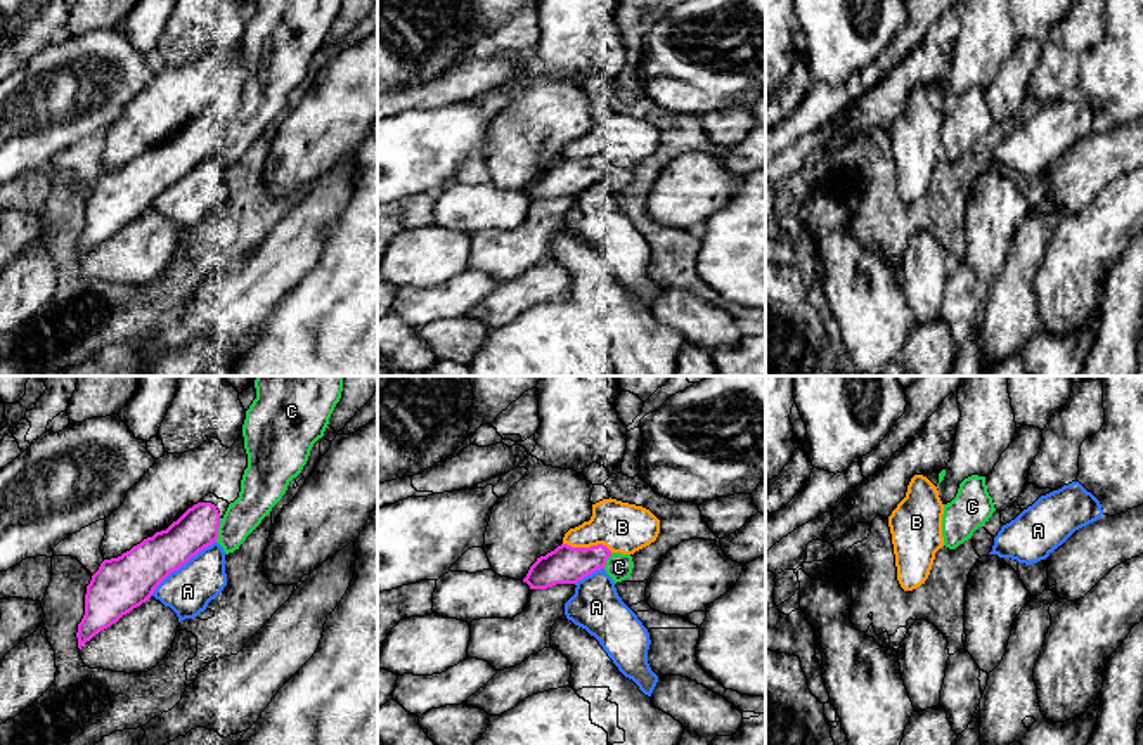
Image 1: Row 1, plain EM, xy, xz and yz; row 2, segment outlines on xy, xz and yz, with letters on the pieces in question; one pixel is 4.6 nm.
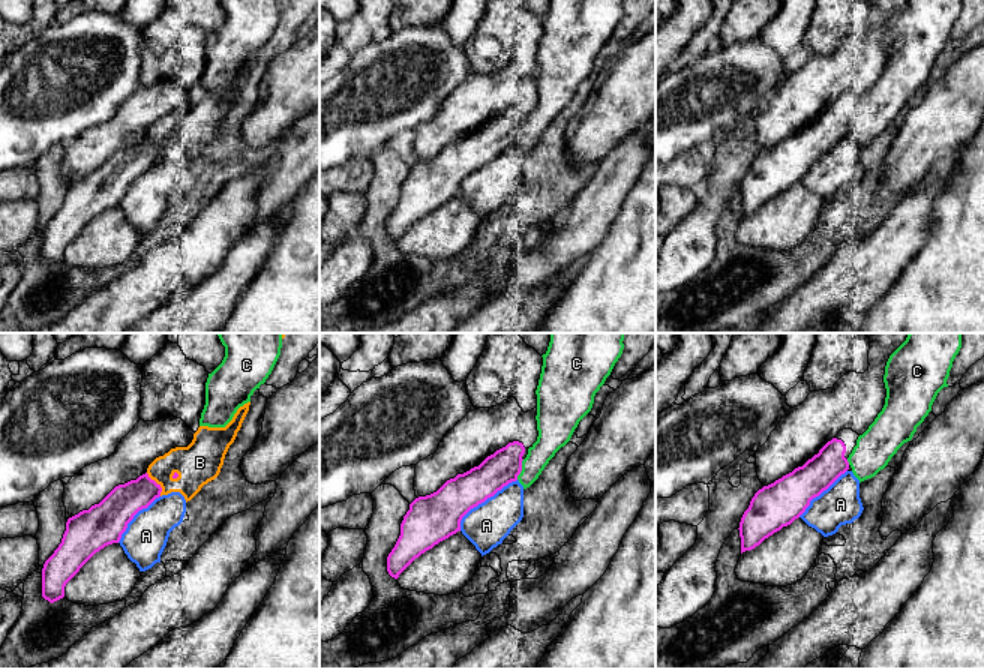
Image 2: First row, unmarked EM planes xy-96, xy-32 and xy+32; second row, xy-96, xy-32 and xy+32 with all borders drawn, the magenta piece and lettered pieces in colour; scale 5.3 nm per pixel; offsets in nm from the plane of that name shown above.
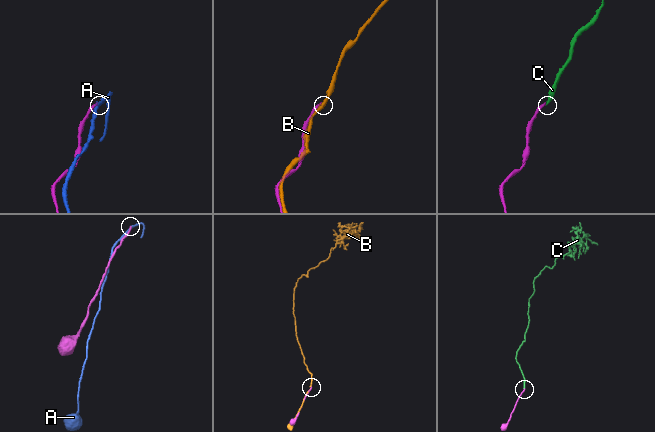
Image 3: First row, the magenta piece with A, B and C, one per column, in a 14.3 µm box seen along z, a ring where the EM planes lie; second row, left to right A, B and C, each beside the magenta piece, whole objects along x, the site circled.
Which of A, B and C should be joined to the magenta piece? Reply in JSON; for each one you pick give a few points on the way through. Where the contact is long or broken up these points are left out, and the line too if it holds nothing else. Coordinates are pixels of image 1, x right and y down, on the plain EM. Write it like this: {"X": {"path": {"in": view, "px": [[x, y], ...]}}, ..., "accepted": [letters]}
{"accepted": ["C"]}

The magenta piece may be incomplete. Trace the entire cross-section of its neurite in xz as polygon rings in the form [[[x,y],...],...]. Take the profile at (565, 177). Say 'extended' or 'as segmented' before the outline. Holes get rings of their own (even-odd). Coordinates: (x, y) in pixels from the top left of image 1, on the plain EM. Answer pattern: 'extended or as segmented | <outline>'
extended | [[[561,156],[546,168],[537,170],[523,194],[526,194],[530,201],[547,201],[556,196],[577,196],[601,180],[604,180],[617,196],[630,189],[634,173],[630,166],[611,165],[603,156],[591,159]]]

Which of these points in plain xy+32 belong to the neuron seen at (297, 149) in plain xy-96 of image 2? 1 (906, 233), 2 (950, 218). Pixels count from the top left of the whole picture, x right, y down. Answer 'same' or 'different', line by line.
1: same
2: different

